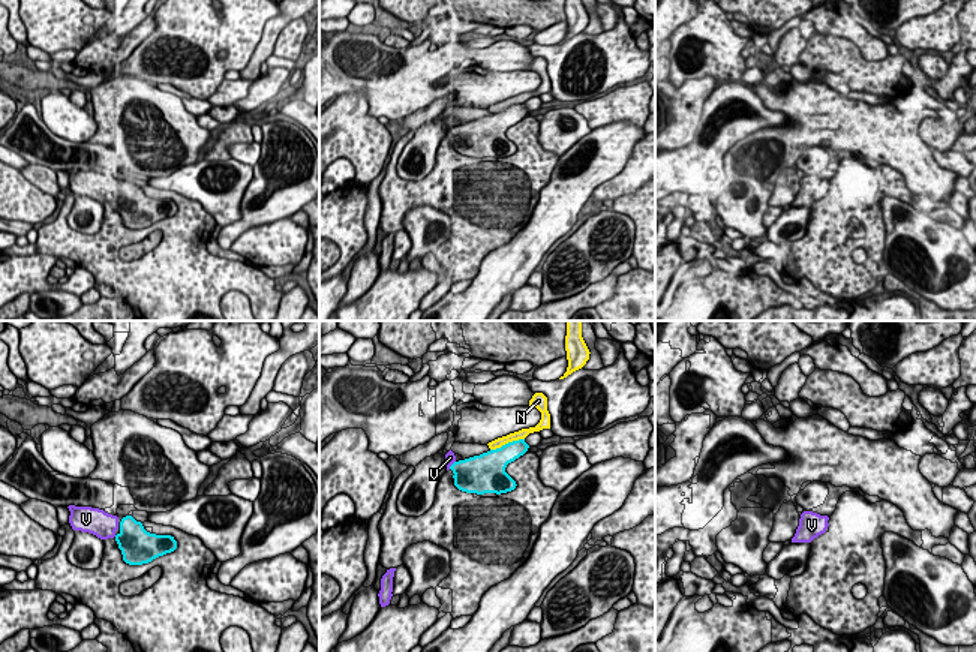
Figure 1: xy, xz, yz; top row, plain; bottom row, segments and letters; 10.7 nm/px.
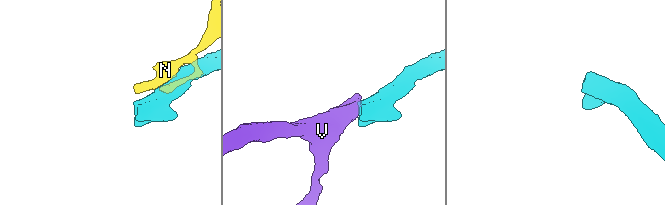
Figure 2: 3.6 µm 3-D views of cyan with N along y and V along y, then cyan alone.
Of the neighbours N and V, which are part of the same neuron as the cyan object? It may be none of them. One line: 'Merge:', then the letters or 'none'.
Merge: V

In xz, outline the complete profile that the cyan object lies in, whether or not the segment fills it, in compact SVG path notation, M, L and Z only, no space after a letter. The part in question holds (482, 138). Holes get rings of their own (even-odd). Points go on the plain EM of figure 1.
M525 103L513 105L501 112L480 120L456 124L450 114L445 118L447 135L453 135L454 150L466 157L507 157L516 153L516 145L505 136L508 127L528 115Z

